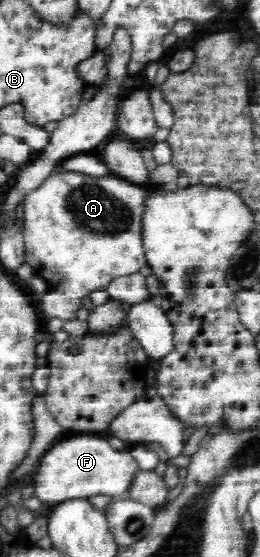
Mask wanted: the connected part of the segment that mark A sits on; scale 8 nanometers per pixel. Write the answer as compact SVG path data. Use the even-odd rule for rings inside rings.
M57 168L54 170L36 189L33 189L23 201L25 221L23 223L23 242L25 247L25 263L31 265L40 278L47 283L48 289L41 297L40 313L48 315L48 319L58 318L68 320L77 313L78 306L81 305L83 297L90 296L97 290L104 290L117 277L124 277L139 273L143 265L147 265L145 256L145 246L143 245L143 217L145 216L146 204L148 204L150 190L147 186L137 186L128 183L126 180L116 176L92 177L79 171L70 171L69 169Z

